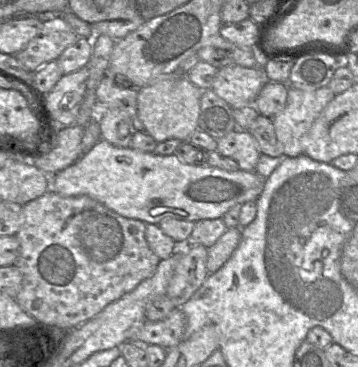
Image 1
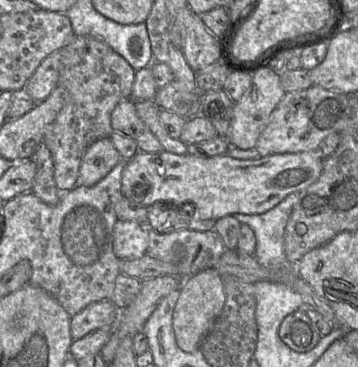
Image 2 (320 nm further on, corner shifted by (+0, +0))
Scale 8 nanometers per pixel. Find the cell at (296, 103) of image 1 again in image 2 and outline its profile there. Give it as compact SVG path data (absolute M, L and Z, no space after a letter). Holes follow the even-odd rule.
M270 67L255 70L251 74L252 87L240 101L235 103L232 121L226 136L230 146L242 150L249 150L255 147L260 134L269 122L271 113L285 94L279 74Z

